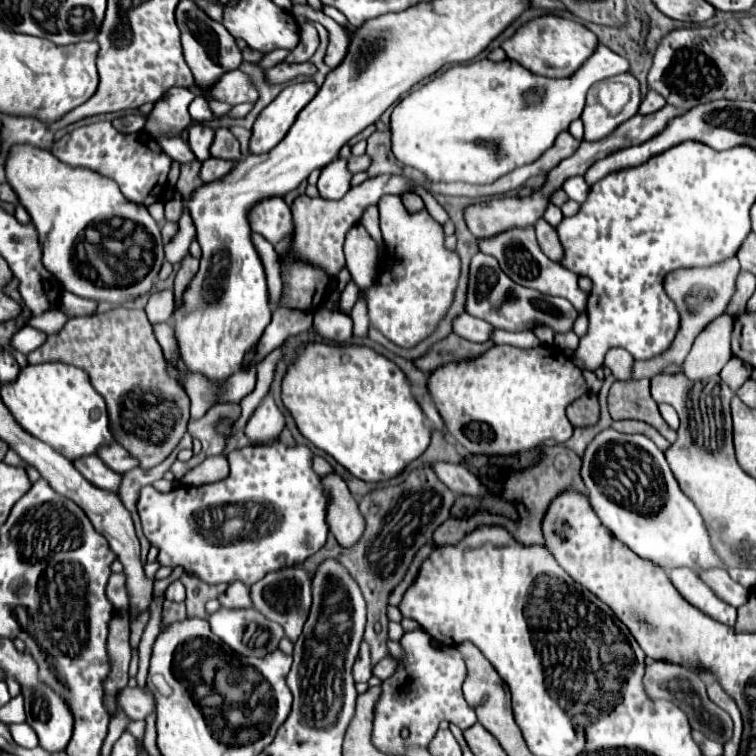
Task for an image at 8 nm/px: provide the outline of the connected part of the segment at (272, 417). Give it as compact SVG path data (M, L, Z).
M268 393L252 413L250 421L246 423L244 433L256 443L268 443L276 439L284 427L286 427L286 417L278 409L274 397Z

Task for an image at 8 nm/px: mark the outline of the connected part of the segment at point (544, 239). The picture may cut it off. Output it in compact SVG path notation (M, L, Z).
M540 219L540 221L536 223L536 237L538 237L540 249L542 249L552 261L558 261L558 263L560 263L564 251L562 251L562 243L560 243L560 239L558 239L556 229L554 229L550 223L546 223L544 219Z

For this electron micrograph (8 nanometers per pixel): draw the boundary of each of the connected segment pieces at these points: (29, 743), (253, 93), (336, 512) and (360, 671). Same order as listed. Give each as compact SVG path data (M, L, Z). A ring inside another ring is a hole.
M16 723L16 725L10 725L10 733L12 733L14 741L16 741L20 747L26 747L26 749L38 747L38 737L36 737L34 729L28 727L28 723Z
M230 71L226 73L216 85L212 95L218 101L224 101L228 105L236 103L256 103L258 101L258 89L252 83L252 79L242 71Z
M332 473L324 477L324 491L328 491L328 527L330 533L336 537L336 541L350 549L358 539L362 539L362 533L366 531L364 515L358 511L358 501L352 497L346 481Z
M366 641L360 643L360 653L354 663L354 681L368 681L372 677L372 663L370 663L370 647Z

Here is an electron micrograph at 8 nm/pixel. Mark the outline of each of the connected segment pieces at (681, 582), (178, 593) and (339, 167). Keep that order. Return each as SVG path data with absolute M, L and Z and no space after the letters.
M686 567L672 569L668 577L672 585L680 591L680 595L686 601L690 601L696 609L700 609L702 613L706 613L708 617L724 625L732 627L736 623L736 609L724 603L722 599L718 599L716 593L706 583L702 583L702 579L692 569L686 569Z
M178 579L178 581L172 581L172 583L168 585L168 589L166 589L166 599L170 599L170 601L184 601L184 585L182 585L180 579Z
M336 158L332 163L322 169L318 179L318 191L324 199L342 199L352 181L352 173L347 168L348 159Z

